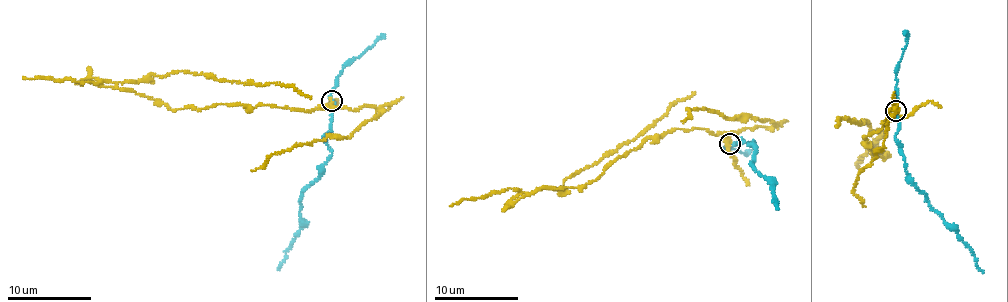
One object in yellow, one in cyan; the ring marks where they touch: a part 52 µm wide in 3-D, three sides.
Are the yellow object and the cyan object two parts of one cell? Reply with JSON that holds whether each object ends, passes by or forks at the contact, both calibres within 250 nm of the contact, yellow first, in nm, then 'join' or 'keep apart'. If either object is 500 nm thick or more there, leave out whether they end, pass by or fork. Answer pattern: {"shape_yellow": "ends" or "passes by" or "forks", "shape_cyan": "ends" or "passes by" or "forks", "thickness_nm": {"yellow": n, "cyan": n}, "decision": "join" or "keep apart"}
{"shape_yellow": "ends", "shape_cyan": "passes by", "thickness_nm": {"yellow": 220, "cyan": 150}, "decision": "keep apart"}

